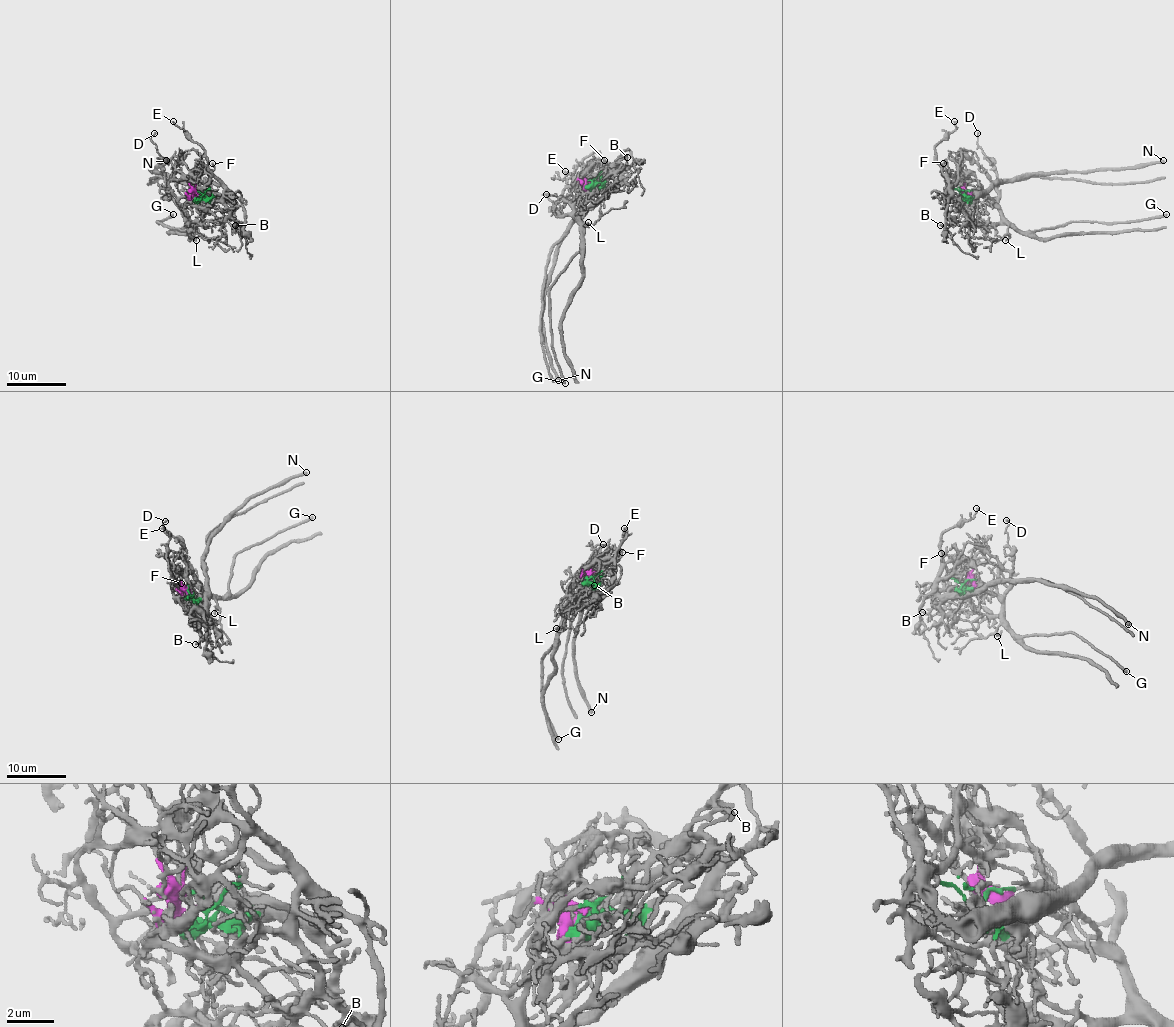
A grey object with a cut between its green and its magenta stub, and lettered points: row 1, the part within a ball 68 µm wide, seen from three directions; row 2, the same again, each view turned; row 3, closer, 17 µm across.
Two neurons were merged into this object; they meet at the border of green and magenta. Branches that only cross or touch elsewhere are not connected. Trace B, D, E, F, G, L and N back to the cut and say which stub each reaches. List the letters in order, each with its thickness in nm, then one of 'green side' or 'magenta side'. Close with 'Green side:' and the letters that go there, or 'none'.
B: 130 nm thick; green side
D: 110 nm thick; magenta side
E: 110 nm thick; green side
F: 110 nm thick; green side
G: 220 nm thick; magenta side
L: 70 nm thick; magenta side
N: 320 nm thick; green side
Green side: B, E, F, N

